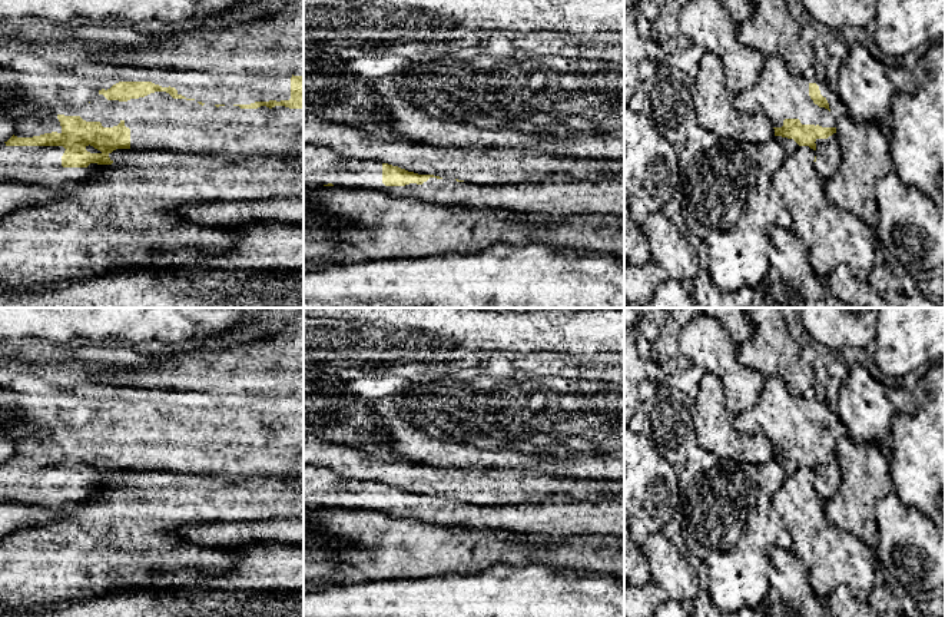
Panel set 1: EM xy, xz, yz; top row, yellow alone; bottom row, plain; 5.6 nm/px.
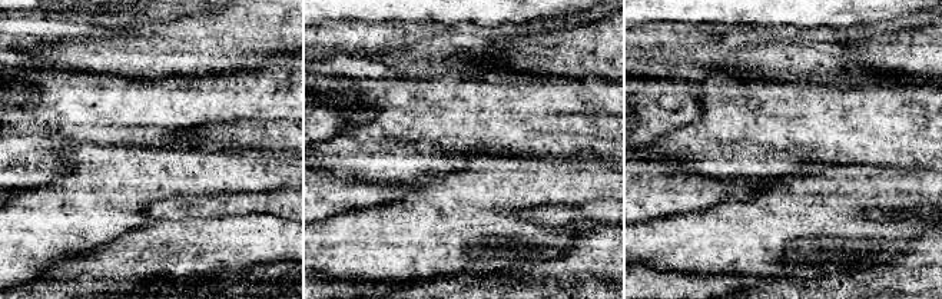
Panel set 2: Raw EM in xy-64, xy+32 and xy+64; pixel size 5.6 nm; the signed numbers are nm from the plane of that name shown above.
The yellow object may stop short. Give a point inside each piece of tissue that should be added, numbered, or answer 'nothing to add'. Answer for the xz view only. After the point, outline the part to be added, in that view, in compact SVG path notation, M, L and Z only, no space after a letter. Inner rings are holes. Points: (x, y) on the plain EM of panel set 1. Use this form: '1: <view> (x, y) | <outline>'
1: xz (321, 486) | M304 464L304 502L369 508L442 525L478 525L541 535L624 535L624 497L544 505L474 505L430 498L422 505L385 507L382 484L342 477Z

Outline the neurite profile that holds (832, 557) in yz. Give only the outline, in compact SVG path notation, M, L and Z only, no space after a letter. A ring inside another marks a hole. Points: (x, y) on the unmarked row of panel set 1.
M799 467L772 494L772 505L792 537L790 550L805 564L819 600L826 601L836 587L846 586L859 603L868 604L881 578L876 550L829 523L813 481L815 471Z

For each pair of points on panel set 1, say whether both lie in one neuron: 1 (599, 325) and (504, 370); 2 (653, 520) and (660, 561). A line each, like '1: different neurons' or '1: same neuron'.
1: different neurons
2: different neurons

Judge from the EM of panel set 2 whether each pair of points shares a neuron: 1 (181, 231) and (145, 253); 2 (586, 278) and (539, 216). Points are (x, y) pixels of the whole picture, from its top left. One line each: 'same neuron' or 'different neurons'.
1: same neuron
2: different neurons

